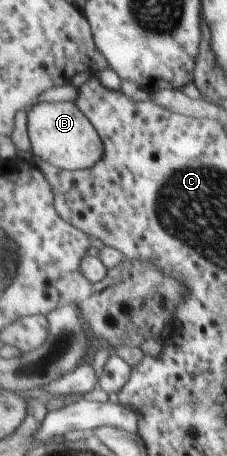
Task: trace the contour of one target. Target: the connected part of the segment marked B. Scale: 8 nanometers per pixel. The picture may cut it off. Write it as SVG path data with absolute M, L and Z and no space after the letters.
M38 103L28 112L28 133L34 157L71 171L95 167L106 157L106 143L78 103Z

